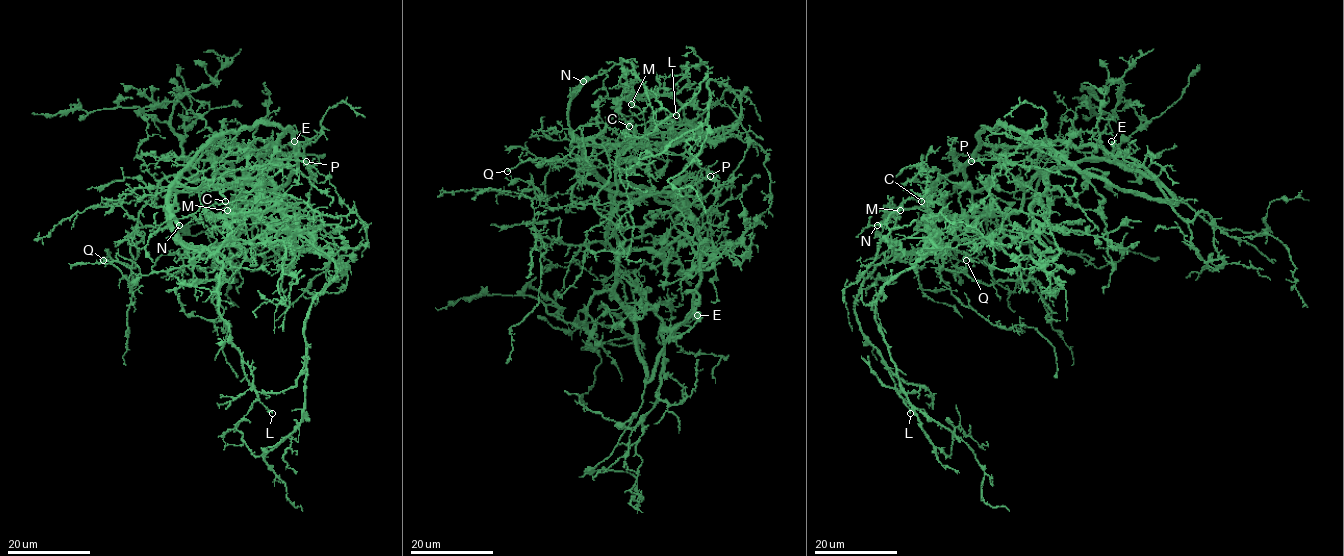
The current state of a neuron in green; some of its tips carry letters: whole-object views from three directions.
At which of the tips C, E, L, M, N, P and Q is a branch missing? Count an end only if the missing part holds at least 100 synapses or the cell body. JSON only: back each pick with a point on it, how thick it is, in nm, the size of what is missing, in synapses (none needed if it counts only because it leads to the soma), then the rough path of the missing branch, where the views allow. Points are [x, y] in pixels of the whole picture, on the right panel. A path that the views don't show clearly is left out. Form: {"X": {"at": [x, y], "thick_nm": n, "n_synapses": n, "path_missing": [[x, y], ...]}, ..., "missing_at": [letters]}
{"N": {"at": [877, 225], "thick_nm": 480, "path_missing": [[877, 225], [837, 268], [848, 307], [841, 318], [843, 325]]}, "missing_at": ["N"]}

